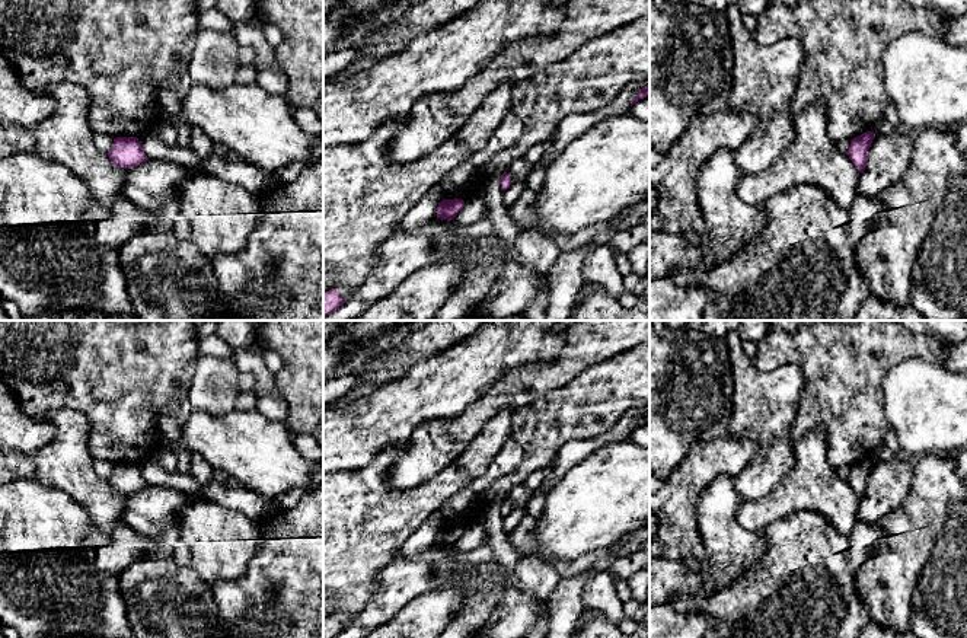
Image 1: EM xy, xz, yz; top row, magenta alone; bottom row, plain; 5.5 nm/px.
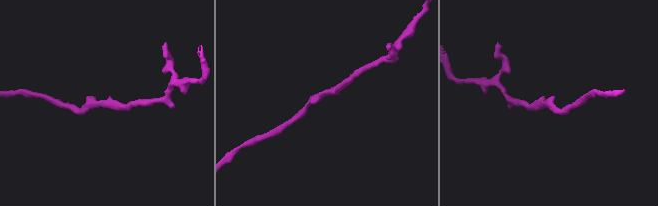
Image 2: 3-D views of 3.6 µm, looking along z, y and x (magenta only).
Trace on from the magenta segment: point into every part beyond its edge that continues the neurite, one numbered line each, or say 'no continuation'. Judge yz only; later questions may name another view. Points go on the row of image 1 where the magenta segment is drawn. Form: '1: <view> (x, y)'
no continuation

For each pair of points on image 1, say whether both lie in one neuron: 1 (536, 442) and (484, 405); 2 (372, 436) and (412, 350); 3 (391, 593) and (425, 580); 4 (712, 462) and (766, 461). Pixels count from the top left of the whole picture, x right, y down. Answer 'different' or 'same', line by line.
1: different
2: different
3: same
4: different

